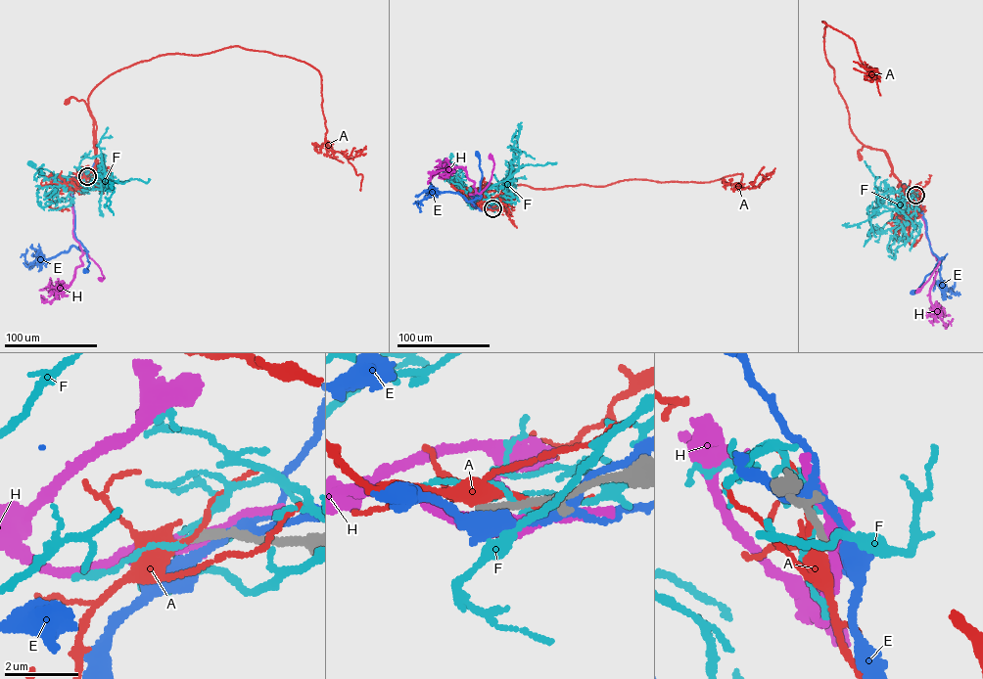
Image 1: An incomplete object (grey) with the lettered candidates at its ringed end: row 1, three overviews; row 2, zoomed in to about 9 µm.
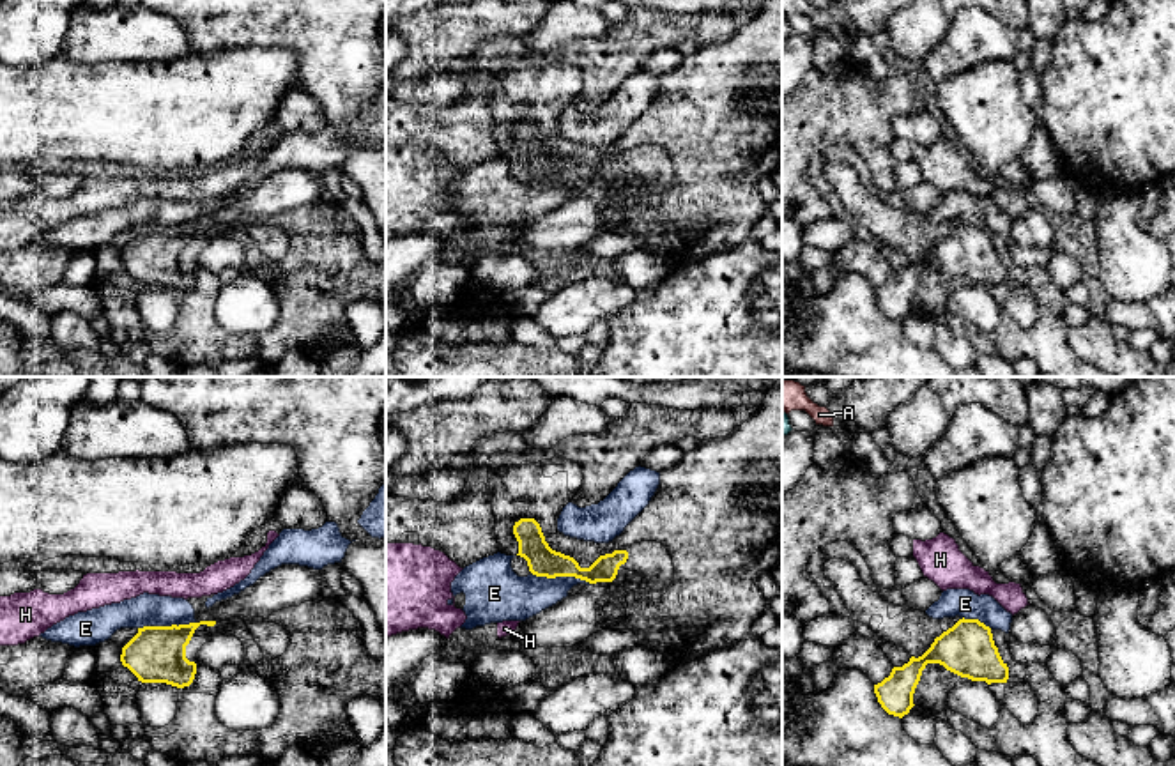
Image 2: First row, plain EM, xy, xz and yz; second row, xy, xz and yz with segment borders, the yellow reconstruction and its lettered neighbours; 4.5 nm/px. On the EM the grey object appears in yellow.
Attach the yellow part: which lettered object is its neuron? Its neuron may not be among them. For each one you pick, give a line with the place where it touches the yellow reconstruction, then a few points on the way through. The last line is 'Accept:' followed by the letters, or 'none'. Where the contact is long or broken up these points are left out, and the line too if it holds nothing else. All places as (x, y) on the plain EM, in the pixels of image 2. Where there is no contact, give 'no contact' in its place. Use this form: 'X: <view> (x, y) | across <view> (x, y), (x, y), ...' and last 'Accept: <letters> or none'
Accept: none

